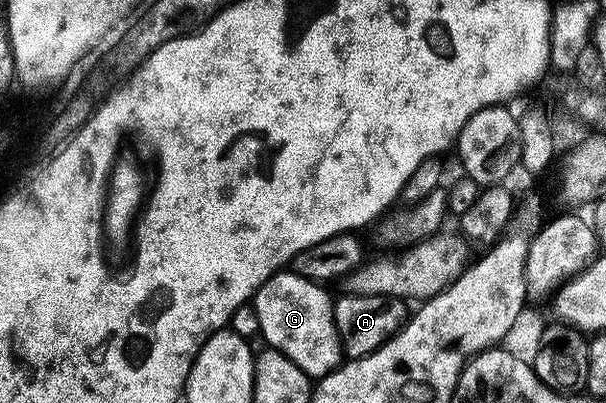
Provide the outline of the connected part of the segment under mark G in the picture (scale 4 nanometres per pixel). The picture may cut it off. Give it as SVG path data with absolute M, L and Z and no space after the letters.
M281 272L272 275L267 282L263 282L254 295L254 305L260 325L259 337L265 338L268 341L265 343L271 349L280 350L287 358L294 360L294 364L298 364L298 368L302 368L302 372L306 372L313 380L326 377L342 364L342 347L332 311L334 298L323 288L325 287L319 281L312 281L293 272Z

